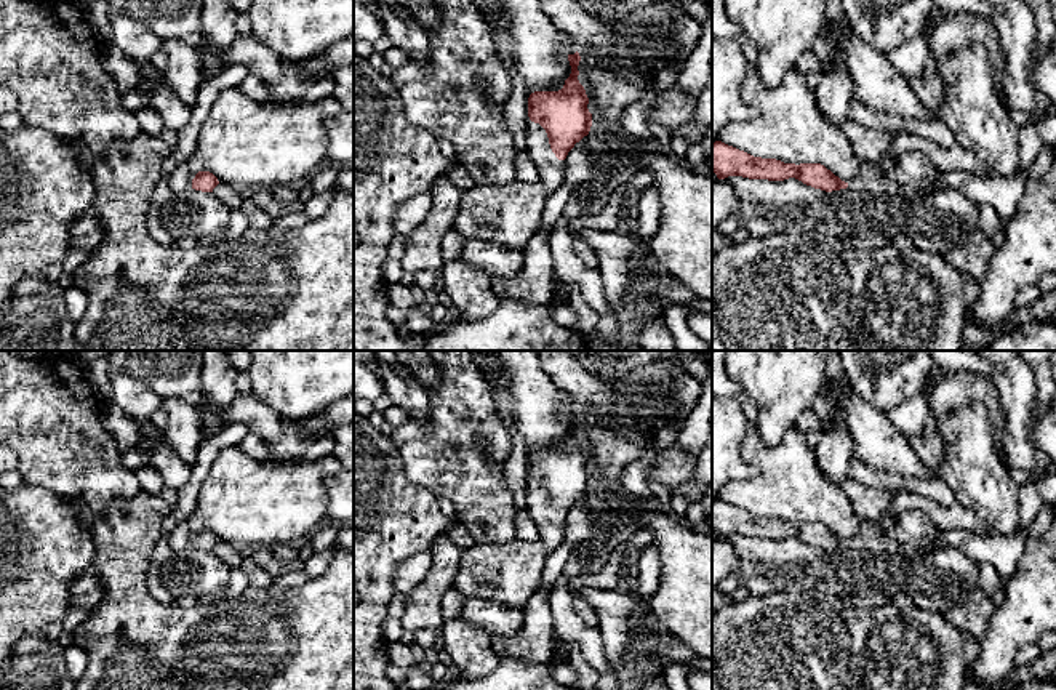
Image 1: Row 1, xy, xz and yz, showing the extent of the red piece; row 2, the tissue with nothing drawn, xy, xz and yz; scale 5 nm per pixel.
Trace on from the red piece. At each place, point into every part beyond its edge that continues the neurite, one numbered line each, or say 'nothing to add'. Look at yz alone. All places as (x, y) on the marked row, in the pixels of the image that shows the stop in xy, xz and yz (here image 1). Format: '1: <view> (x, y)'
1: yz (911, 176)

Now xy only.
1: xy (181, 178)

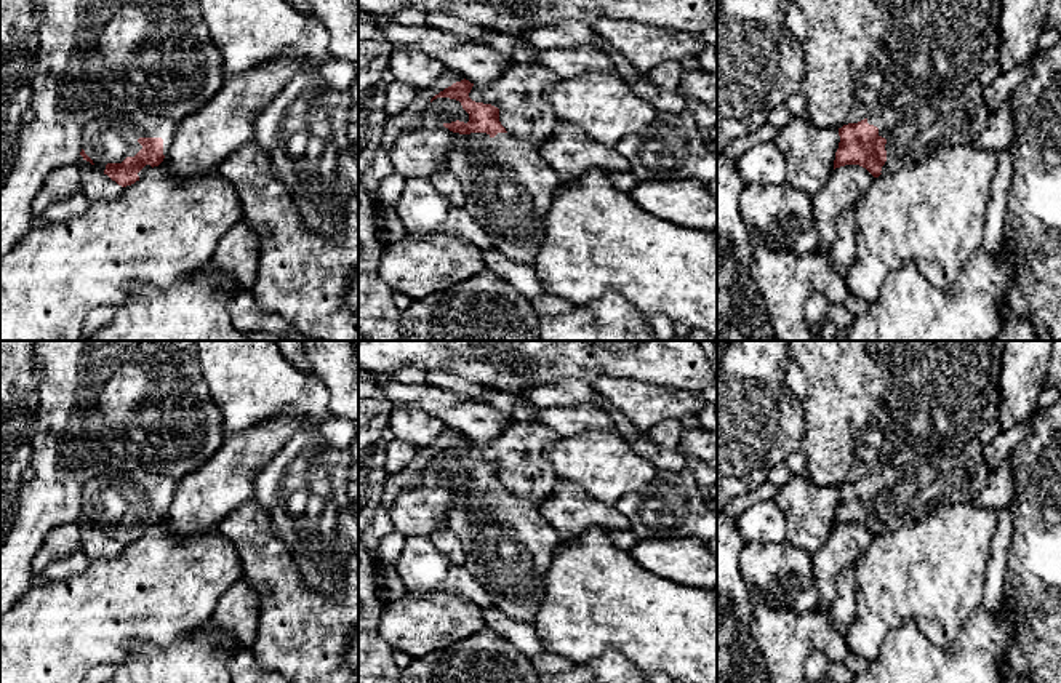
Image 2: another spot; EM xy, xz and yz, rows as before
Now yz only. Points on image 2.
1: yz (952, 115)

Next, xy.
1: xy (111, 139)

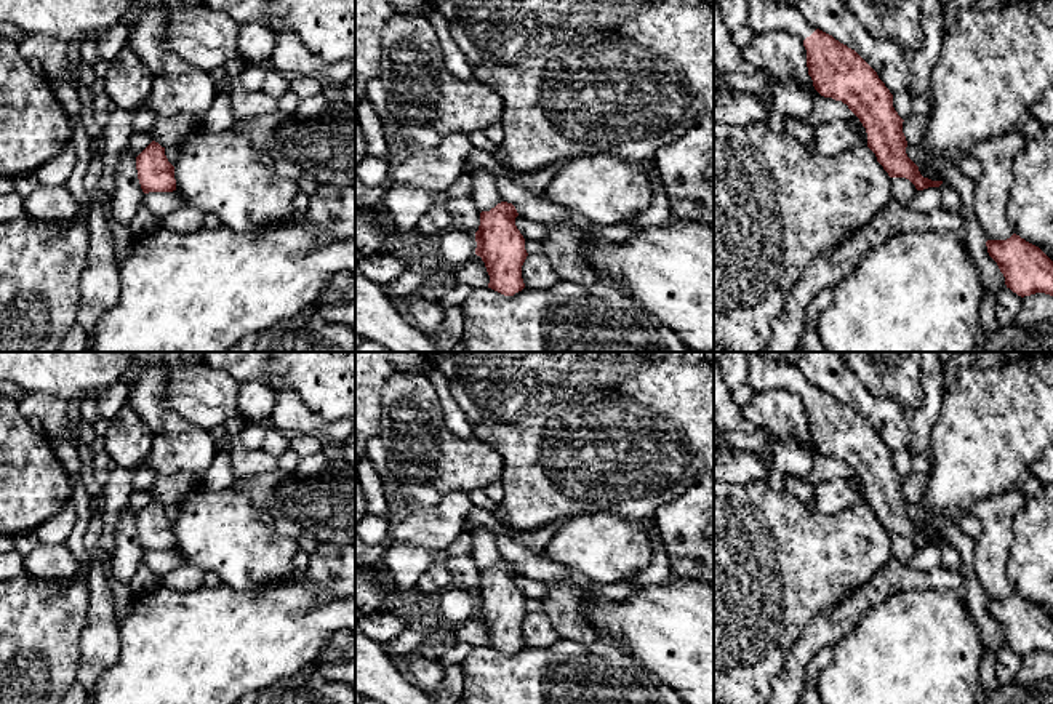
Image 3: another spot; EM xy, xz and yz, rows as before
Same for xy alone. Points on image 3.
nothing to add

